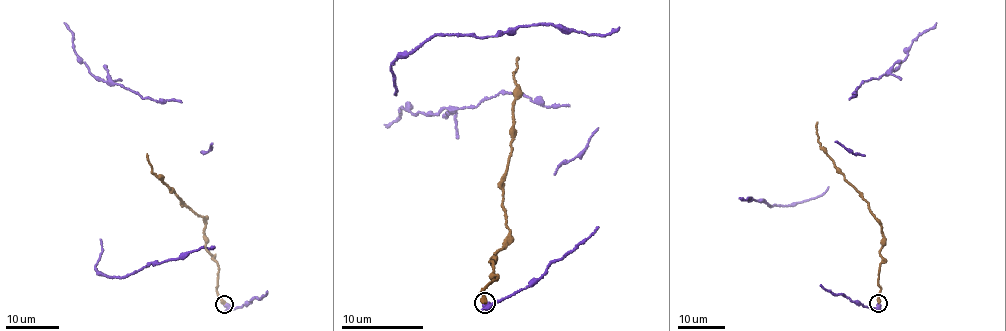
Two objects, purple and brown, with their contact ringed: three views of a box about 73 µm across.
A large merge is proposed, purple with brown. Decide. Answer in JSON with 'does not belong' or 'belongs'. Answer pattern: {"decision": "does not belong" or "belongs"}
{"decision": "does not belong"}

